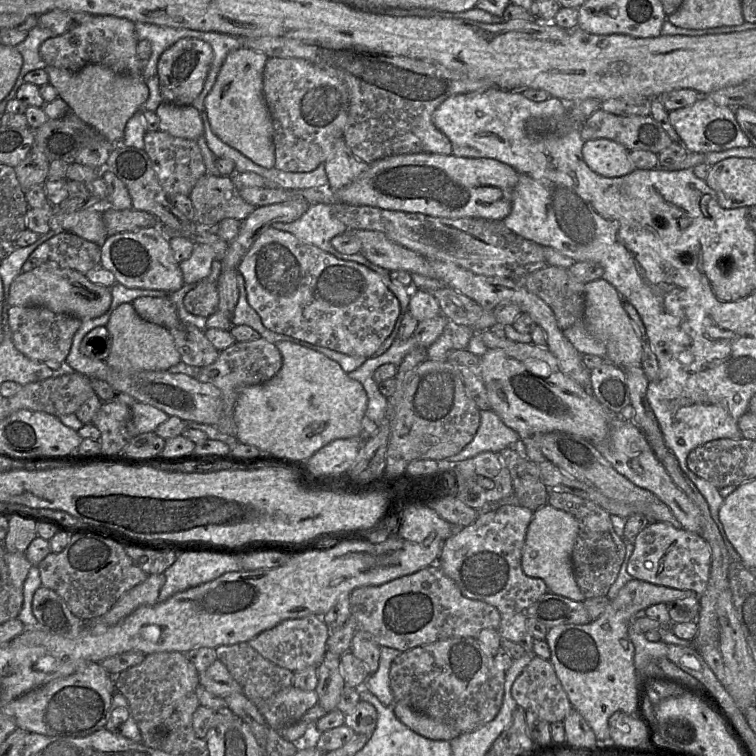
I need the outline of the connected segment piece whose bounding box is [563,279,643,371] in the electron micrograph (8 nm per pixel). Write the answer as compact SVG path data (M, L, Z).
M598 279L585 284L585 306L582 319L563 330L564 336L582 355L591 354L627 371L641 367L642 339L623 307L623 298L609 282Z

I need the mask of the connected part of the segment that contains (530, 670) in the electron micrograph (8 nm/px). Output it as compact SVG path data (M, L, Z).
M533 656L530 663L515 679L511 694L518 707L523 708L525 711L533 712L537 717L548 723L563 722L566 716L573 710L552 663L538 656Z

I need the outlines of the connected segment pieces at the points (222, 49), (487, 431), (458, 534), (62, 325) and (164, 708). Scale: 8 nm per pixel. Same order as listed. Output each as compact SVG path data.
M189 29L188 34L190 35L184 35L184 38L187 37L202 40L208 43L213 51L213 59L202 91L191 105L196 108L199 113L202 113L205 111L204 100L212 89L226 56L232 50L243 47L243 42L241 41L242 38L216 32L204 32Z
M481 410L480 425L472 441L459 453L446 460L463 461L482 452L499 453L509 447L519 447L518 434L506 426L492 410Z
M505 504L491 510L478 511L478 517L472 524L464 528L454 528L454 533L444 542L436 564L446 576L455 581L465 597L494 606L502 616L522 612L548 592L542 579L527 576L521 567L522 549L533 513L534 511L518 504Z
M14 306L8 308L8 324L12 342L22 354L37 362L63 363L72 346L75 333L82 321L76 317L53 312L41 306Z
M170 651L146 655L139 665L115 676L114 686L127 699L144 745L170 754L188 755L204 750L204 741L197 737L192 725L193 714L200 706L196 695L199 673L185 653Z

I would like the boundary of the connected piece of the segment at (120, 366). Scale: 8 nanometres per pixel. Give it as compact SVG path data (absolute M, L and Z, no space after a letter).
M132 303L119 305L105 326L112 336L112 346L105 362L116 371L167 371L181 362L174 338L169 330L143 320Z

